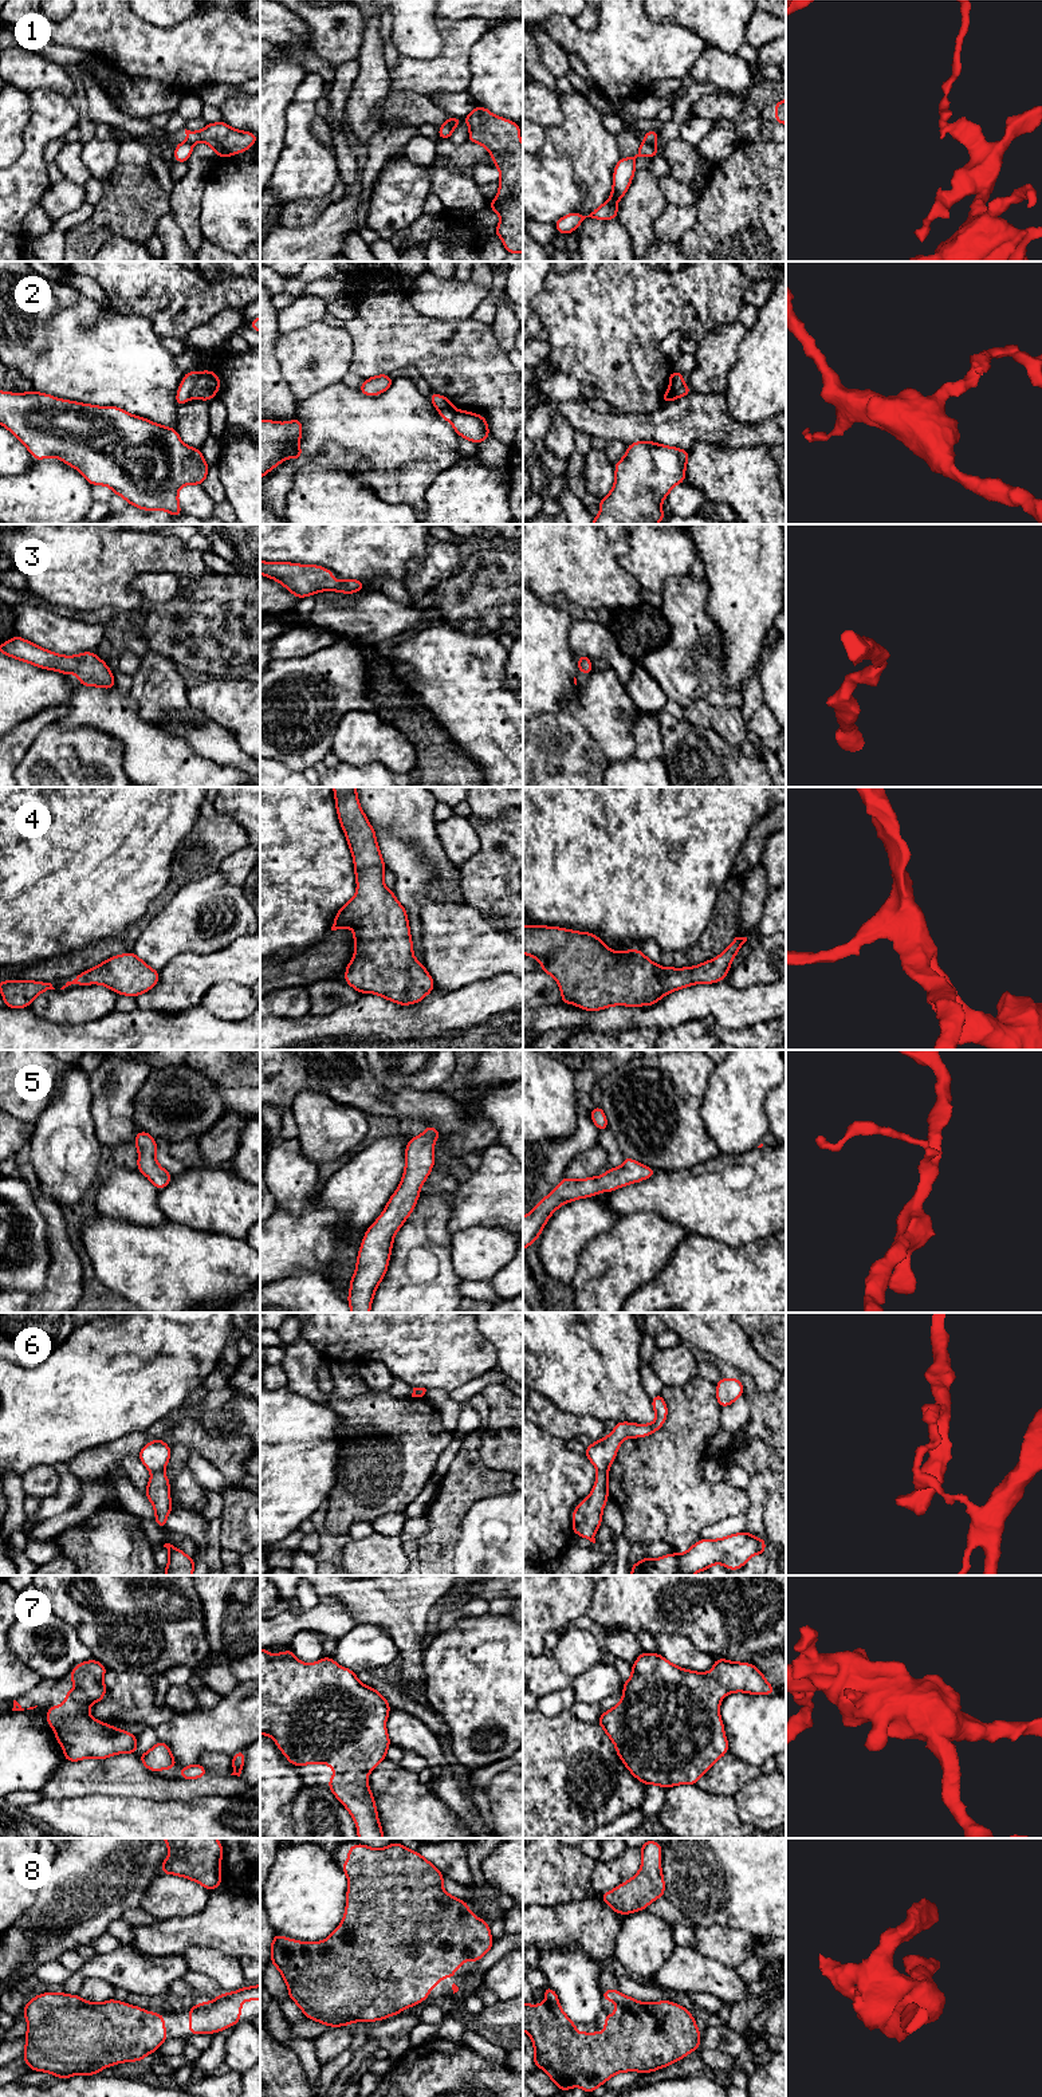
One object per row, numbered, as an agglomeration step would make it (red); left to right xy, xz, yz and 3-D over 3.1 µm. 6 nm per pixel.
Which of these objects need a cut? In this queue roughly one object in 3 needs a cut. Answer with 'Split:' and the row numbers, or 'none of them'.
Split: 1, 2, 6

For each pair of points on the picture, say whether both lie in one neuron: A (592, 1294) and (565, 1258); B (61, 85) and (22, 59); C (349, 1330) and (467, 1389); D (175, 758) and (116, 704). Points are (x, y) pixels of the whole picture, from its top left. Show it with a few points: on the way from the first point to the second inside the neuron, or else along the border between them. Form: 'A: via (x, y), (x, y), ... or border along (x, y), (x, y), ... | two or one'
A: border along (588, 1242), (580, 1255), (578, 1269), (570, 1283) | two
B: via (51, 75), (35, 73), (31, 69) | one
C: border along (488, 1372), (463, 1383), (449, 1393) | two
D: via (160, 751), (128, 719) | one

